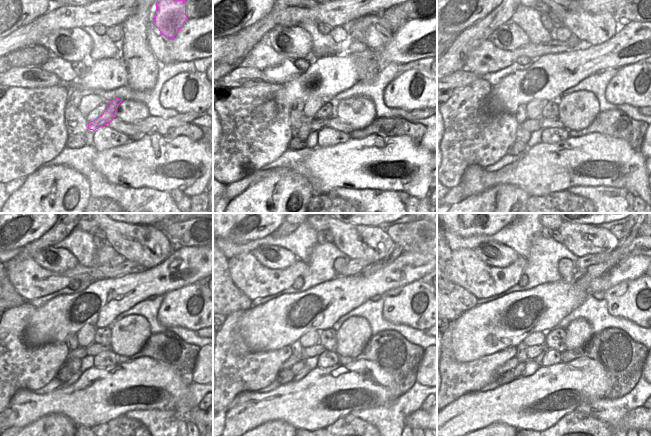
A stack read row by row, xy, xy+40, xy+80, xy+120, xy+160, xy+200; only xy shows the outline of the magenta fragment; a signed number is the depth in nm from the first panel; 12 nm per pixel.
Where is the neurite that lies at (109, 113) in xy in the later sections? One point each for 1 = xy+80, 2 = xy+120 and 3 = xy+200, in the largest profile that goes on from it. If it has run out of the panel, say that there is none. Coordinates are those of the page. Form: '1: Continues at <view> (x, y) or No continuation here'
1: Continues at xy+80 (530, 125)
2: Continues at xy+120 (80, 352)
3: Continues at xy+200 (512, 363)

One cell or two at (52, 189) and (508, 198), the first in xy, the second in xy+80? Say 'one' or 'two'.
one

